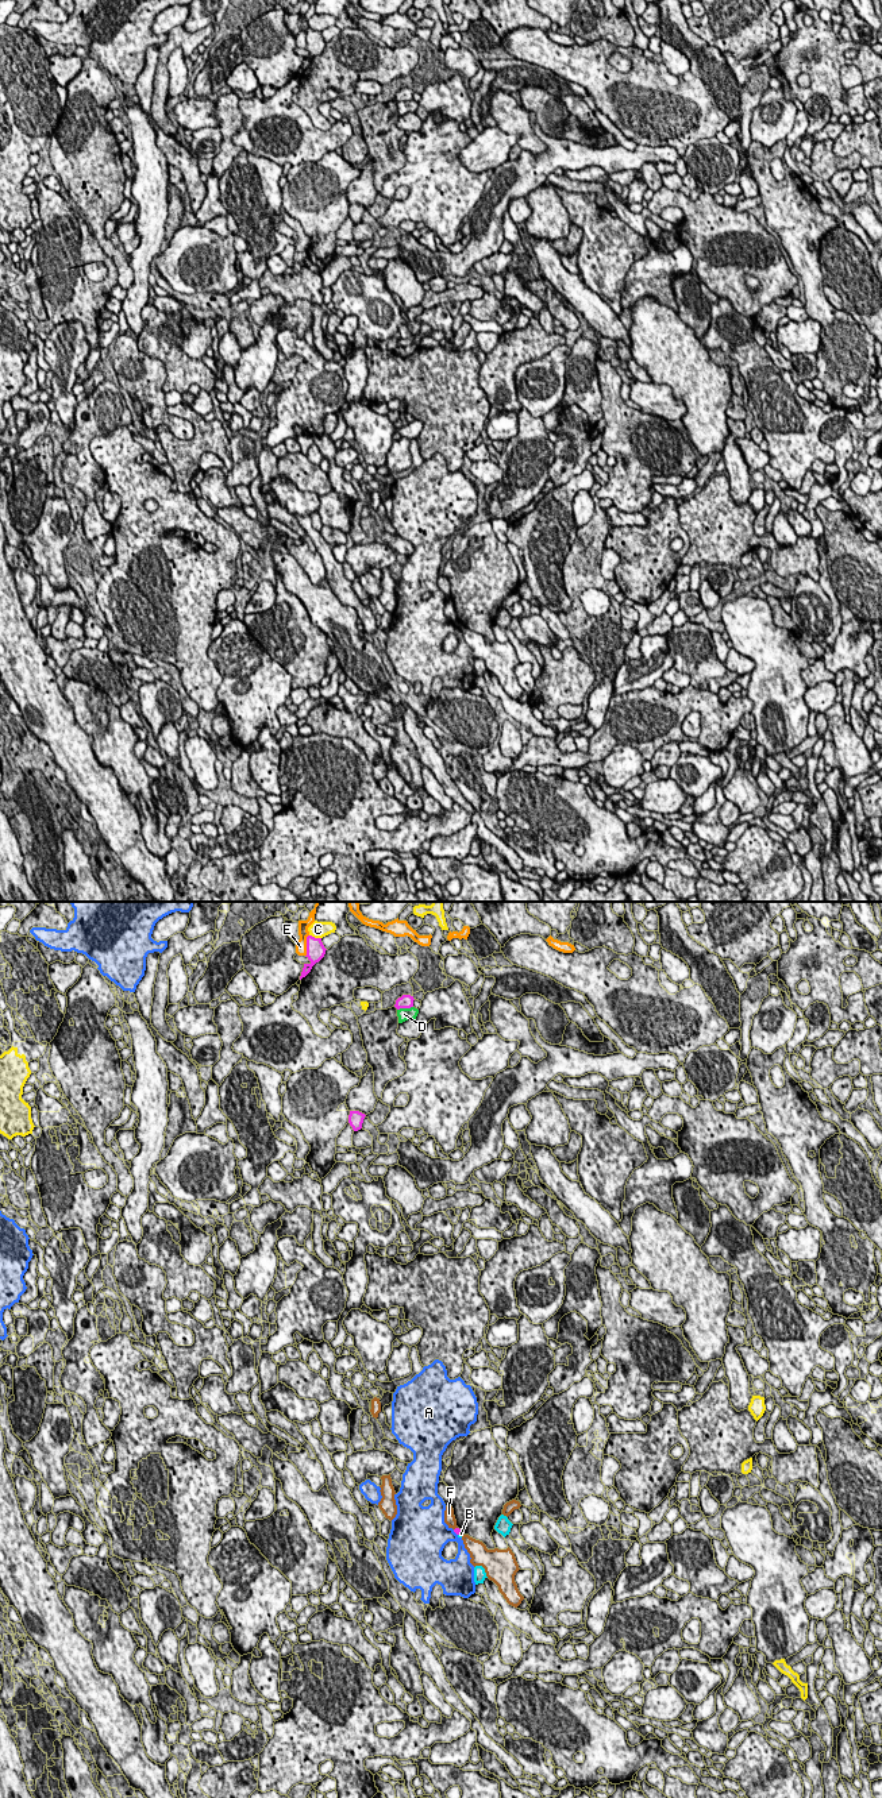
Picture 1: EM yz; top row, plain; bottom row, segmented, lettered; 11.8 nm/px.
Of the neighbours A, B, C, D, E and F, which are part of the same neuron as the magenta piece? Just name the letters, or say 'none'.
none

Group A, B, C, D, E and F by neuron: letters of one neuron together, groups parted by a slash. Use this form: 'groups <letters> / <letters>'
groups A / B / C / D / E / F

